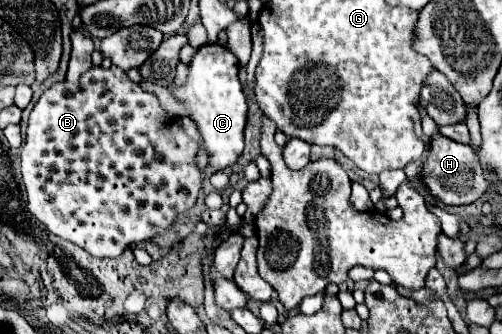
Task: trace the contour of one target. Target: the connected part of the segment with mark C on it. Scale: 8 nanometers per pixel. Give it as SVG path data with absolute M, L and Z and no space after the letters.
M220 44L202 46L190 62L190 74L184 86L170 88L172 94L186 104L190 116L196 120L206 148L210 152L210 166L224 170L232 166L244 148L244 126L246 126L246 98L238 80L238 58Z

